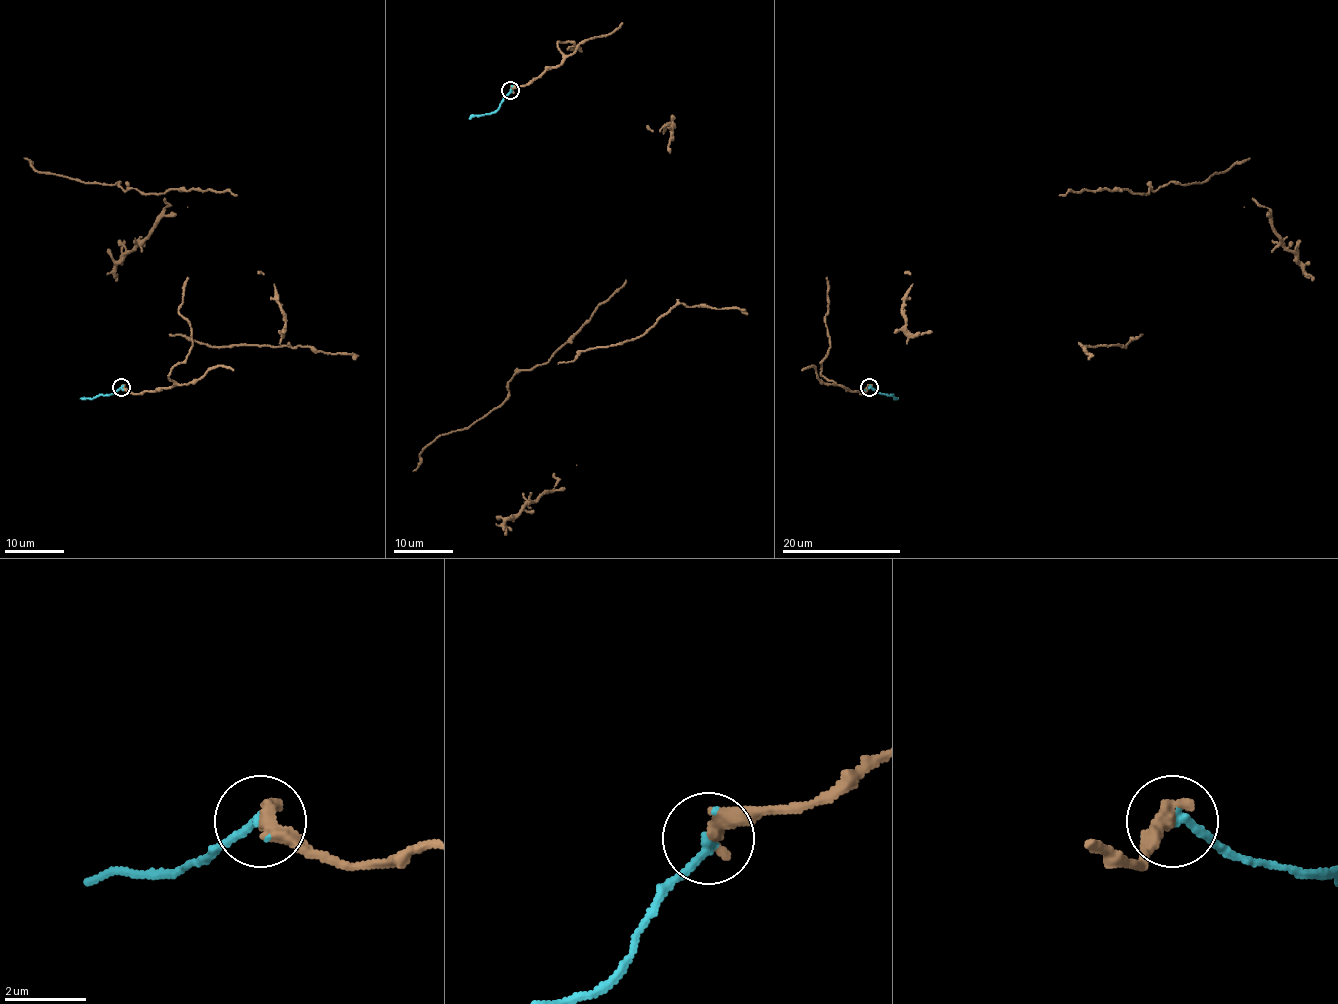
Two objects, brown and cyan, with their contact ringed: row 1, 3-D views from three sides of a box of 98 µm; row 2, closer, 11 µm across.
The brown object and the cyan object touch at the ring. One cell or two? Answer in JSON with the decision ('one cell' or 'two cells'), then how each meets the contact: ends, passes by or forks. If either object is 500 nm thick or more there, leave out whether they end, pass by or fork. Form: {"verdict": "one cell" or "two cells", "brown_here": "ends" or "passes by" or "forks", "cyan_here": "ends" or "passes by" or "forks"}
{"verdict": "one cell", "brown_here": "ends", "cyan_here": "ends"}

